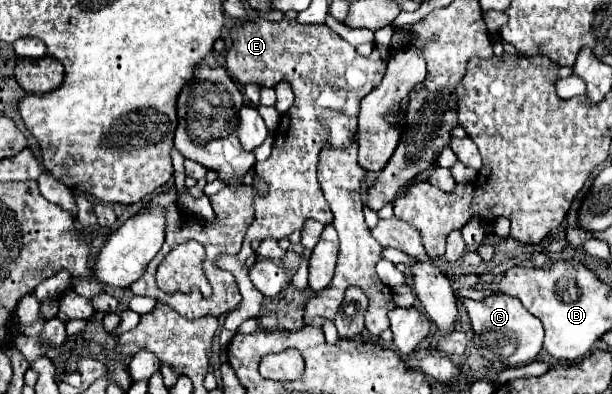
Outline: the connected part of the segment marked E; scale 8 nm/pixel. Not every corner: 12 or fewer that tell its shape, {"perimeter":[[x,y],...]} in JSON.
{"perimeter":[[248,20],[226,70],[290,82],[292,110],[256,162],[256,238],[332,224],[322,148],[348,148],[388,48],[364,58],[324,24]]}

